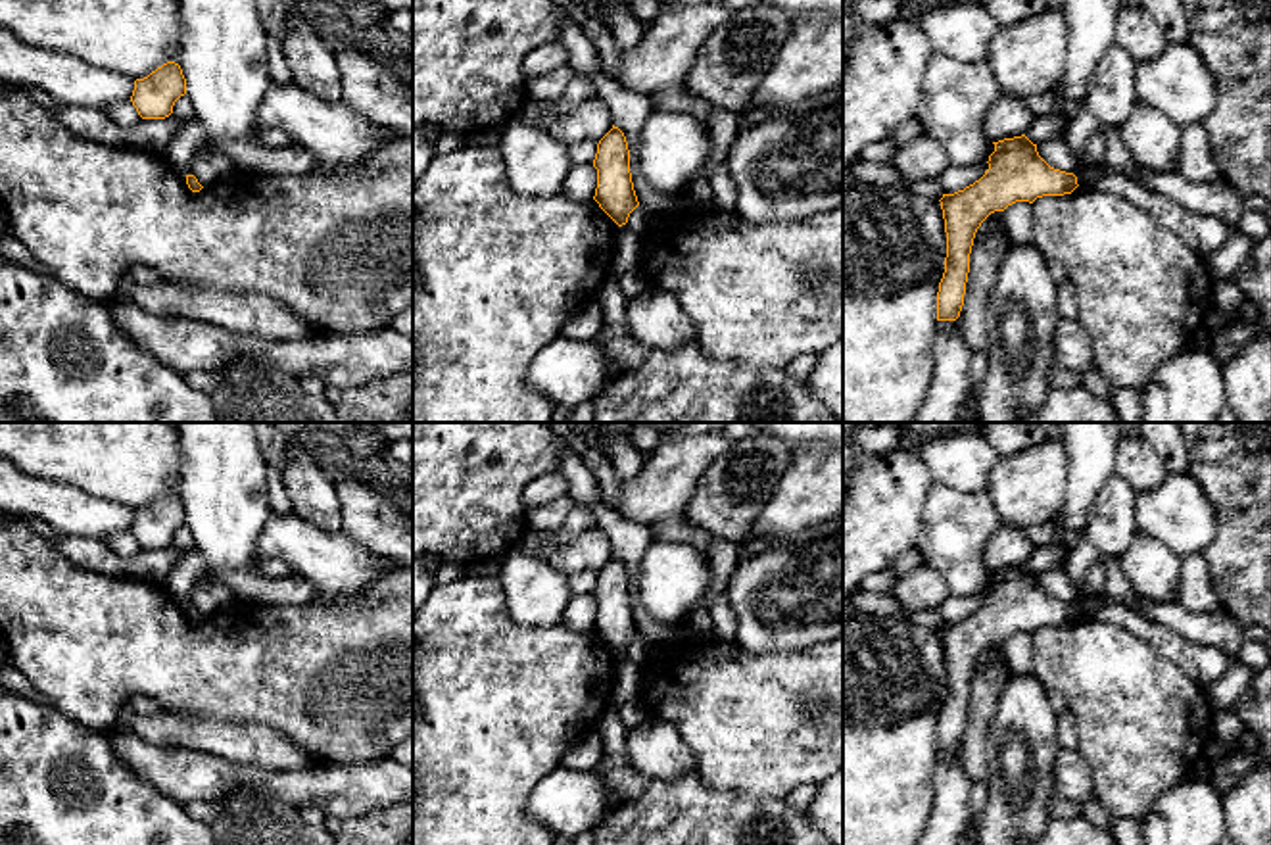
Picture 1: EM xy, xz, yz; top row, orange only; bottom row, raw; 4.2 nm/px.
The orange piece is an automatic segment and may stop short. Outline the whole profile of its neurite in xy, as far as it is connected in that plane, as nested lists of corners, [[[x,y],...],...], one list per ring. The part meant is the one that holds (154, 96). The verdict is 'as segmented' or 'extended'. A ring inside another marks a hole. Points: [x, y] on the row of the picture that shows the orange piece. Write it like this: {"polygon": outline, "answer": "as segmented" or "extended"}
{"polygon": [[[167,61],[144,79],[134,81],[131,96],[142,119],[165,119],[173,113],[175,102],[186,94],[186,79],[175,61]]], "answer": "as segmented"}

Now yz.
{"polygon": [[[1025,134],[1004,138],[989,156],[989,169],[973,184],[943,194],[947,232],[945,273],[937,292],[937,321],[960,317],[970,273],[970,254],[981,223],[1016,202],[1033,204],[1043,196],[1071,194],[1079,184],[1073,173],[1050,167]]], "answer": "as segmented"}

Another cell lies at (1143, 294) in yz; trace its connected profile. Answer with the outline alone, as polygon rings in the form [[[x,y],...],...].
[[[1100,188],[1043,196],[1031,204],[1033,244],[1060,261],[1077,288],[1077,321],[1092,342],[1094,367],[1112,388],[1144,390],[1156,369],[1187,348],[1213,305],[1206,259],[1135,202]]]

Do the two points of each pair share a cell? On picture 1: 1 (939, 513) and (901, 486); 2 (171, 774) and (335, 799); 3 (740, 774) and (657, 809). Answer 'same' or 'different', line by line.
1: different
2: same
3: different

